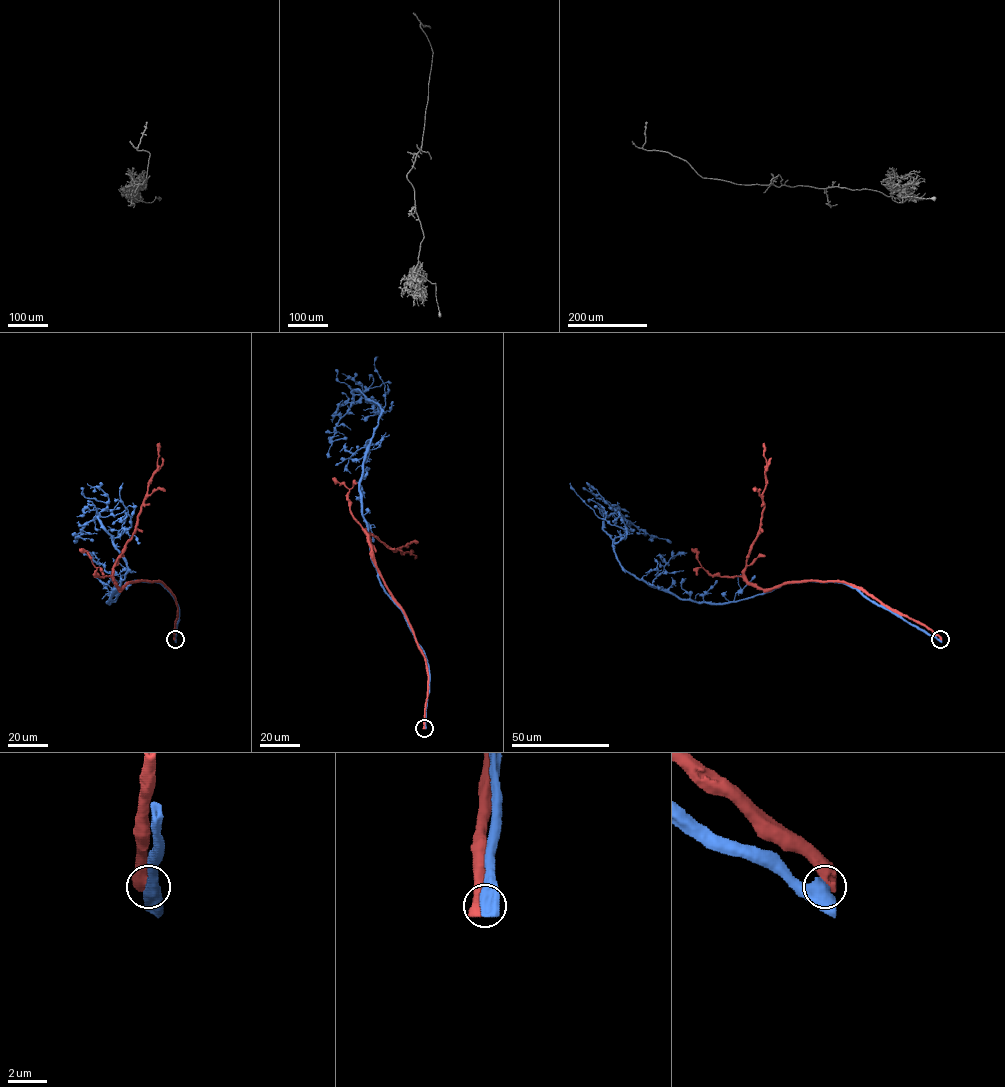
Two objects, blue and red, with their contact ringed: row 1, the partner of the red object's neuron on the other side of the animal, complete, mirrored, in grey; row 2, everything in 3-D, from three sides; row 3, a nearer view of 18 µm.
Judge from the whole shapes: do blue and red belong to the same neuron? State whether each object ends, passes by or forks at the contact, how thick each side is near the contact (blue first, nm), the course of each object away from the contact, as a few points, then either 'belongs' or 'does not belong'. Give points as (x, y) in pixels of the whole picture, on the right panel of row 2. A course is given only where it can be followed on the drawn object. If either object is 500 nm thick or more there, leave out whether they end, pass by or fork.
calibres 750 and 600 nm; course blue (940, 639), (841, 583), (784, 583), (727, 603), (680, 599), (623, 568), (603, 520), (619, 513), (671, 543); course red (940, 639), (925, 626), (845, 583), (798, 581), (767, 589), (749, 582), (744, 568), (763, 511), (763, 443); does not belong

